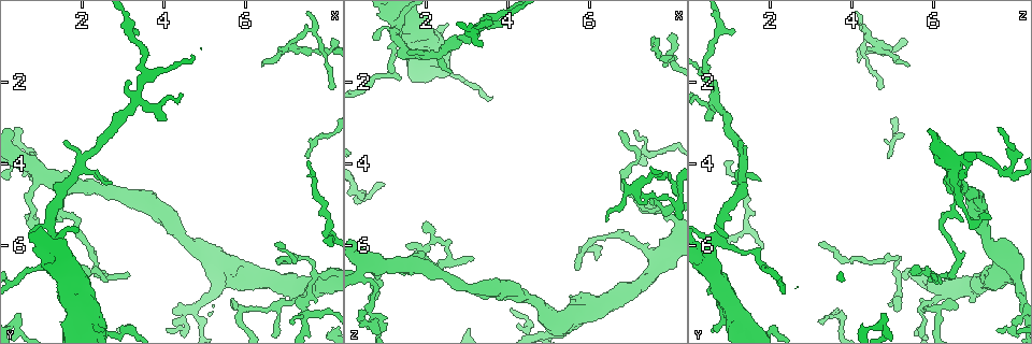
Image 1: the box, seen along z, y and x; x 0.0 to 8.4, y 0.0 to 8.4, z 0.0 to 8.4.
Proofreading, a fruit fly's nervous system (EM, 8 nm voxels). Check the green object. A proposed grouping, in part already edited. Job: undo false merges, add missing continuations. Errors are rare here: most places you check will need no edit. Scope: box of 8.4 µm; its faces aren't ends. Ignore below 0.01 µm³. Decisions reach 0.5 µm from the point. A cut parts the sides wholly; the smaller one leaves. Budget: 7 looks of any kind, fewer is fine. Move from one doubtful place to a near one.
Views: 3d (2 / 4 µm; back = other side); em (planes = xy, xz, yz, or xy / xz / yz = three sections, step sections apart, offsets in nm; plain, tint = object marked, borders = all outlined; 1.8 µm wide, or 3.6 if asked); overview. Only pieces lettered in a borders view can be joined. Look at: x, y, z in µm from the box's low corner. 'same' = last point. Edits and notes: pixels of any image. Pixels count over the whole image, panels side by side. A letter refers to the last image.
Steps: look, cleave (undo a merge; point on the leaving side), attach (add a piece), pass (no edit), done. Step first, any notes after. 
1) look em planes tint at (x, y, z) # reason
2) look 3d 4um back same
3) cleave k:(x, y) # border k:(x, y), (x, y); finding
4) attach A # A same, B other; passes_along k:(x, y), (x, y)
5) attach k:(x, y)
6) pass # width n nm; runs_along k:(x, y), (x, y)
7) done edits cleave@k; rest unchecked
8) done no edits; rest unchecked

look em 3.6um xz step 16 tint at (5.70, 6.55, 7.60) # three arms meet

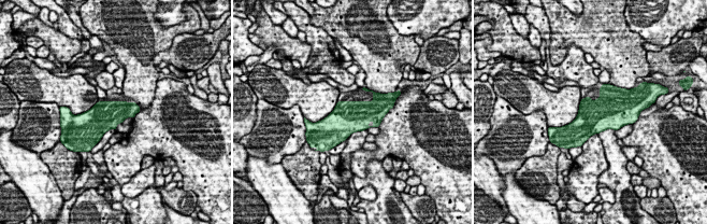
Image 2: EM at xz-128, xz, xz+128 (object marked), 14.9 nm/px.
look em 3.6um planes borders same

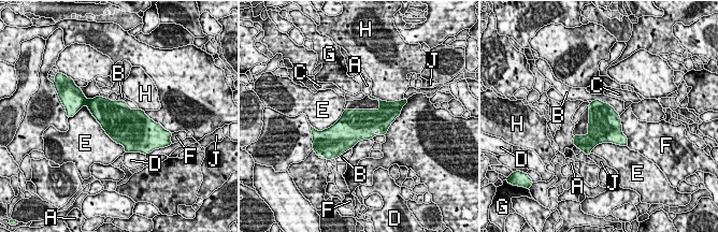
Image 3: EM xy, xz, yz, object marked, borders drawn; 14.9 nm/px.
pass # longest_contact E 950 nm; A other, B other, C other, D other, E other, F other, G other, H other, J other; one neuron here

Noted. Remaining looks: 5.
look em planes borders at (1.90, 4.15, 1.35) # abrupt turn

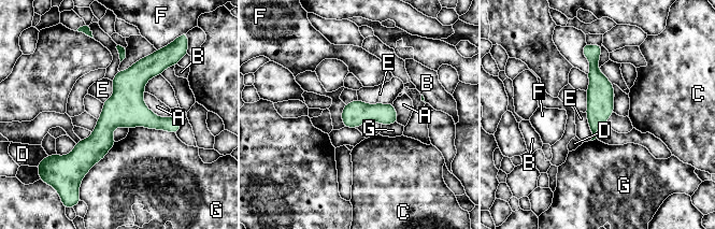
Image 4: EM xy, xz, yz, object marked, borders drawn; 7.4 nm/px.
pass # longest_contact G 360 nm; A other, B other, C other, D other, E other, F other, G other; border 4:(358, 99), (368, 103), (392, 103); one neuron here

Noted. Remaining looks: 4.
look 3d 2um at (1.35, 6.00, 0.55) # sudden change in width

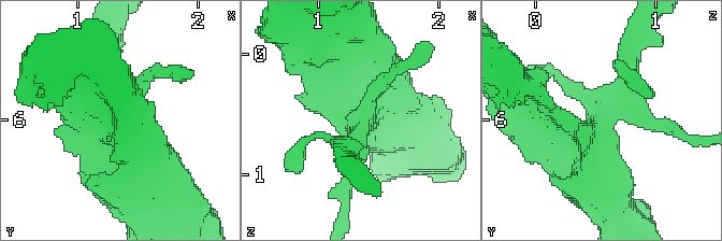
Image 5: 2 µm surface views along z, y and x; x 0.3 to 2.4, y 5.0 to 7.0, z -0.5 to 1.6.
look em planes borders at (1.30, 6.00, 0.56) # need the tissue

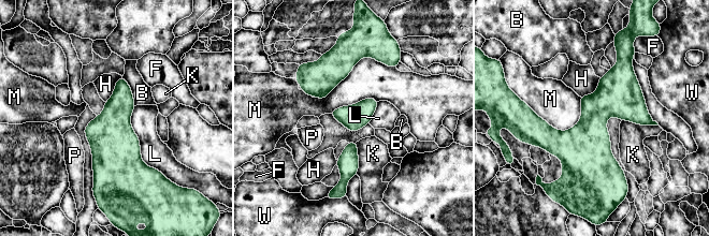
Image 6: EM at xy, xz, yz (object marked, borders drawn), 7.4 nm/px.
pass # B other, F other, H other, K other, L other, M other, P other, W other; border 6:(395, 67), (362, 57), (315, 98); continuous, no second neuron

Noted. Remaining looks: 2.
done no edits; rest unchecked

